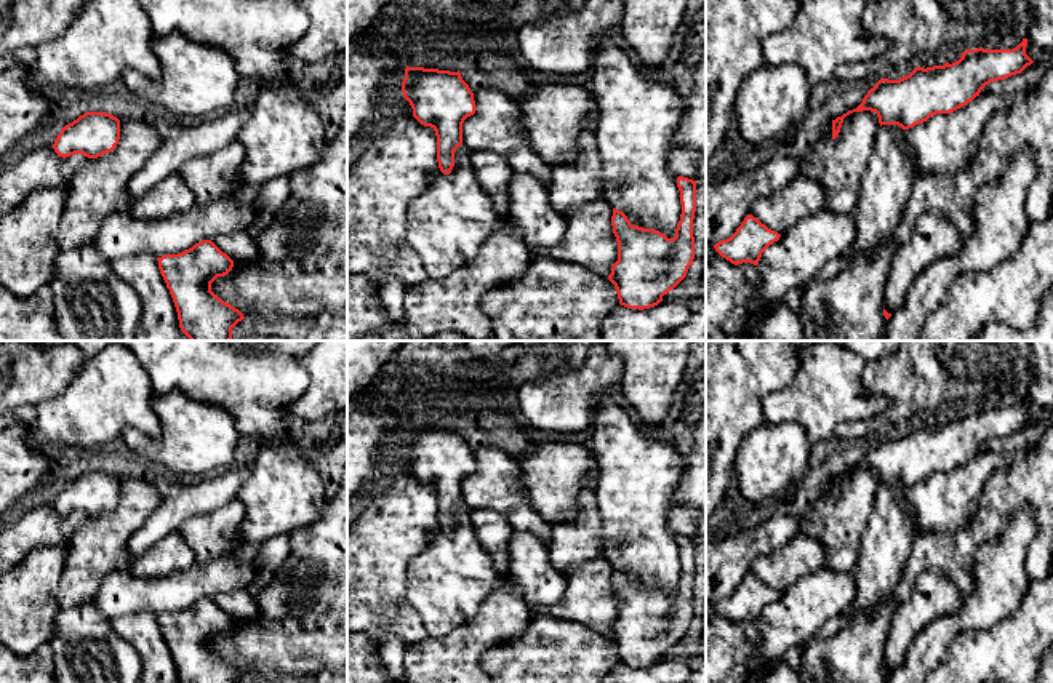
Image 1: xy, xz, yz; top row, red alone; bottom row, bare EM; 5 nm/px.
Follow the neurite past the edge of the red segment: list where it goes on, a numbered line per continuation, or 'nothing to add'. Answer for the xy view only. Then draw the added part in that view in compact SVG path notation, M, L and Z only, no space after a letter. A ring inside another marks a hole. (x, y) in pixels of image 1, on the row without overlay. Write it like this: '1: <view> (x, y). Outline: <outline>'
nothing to add

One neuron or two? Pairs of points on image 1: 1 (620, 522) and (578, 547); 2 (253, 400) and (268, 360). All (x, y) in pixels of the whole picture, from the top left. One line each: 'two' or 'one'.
1: two
2: one

